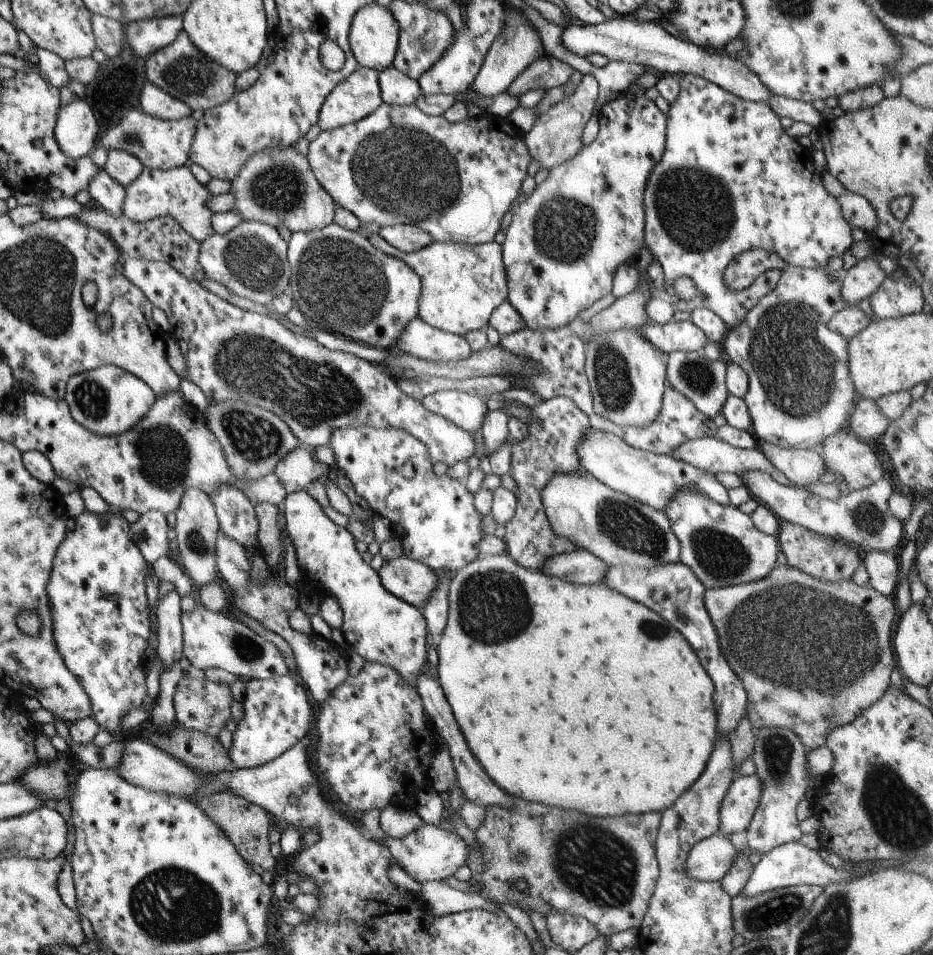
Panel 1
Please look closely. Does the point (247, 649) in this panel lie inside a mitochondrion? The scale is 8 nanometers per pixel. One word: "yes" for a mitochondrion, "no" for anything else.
yes

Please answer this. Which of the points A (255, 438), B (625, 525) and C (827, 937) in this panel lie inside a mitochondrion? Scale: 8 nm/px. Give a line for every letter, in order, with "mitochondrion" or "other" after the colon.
A: mitochondrion
B: mitochondrion
C: mitochondrion

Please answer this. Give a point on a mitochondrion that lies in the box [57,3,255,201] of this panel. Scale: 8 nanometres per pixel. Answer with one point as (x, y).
(189, 74)

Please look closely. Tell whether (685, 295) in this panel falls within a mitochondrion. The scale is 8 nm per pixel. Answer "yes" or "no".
no

